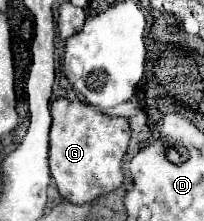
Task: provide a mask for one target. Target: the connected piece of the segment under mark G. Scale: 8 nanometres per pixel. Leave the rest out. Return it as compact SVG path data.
M54 99L50 103L50 173L60 195L76 205L92 203L96 197L118 189L124 181L122 157L130 143L130 121L86 107L82 101Z

